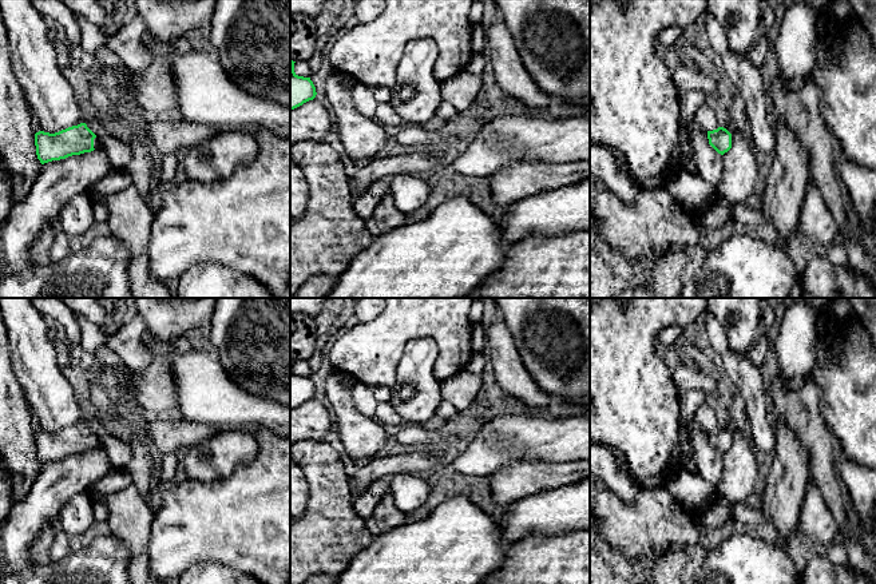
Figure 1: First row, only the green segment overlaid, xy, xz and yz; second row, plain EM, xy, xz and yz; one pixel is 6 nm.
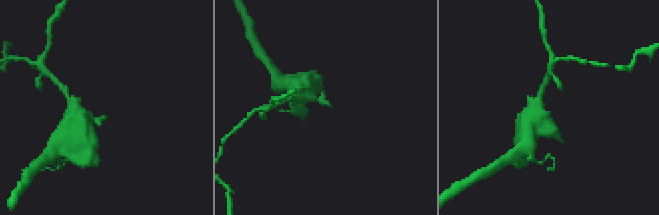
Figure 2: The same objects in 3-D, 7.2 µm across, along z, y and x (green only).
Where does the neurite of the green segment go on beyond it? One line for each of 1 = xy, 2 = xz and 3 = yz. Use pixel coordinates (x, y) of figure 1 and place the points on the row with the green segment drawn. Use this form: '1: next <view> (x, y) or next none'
1: next xy (98, 142)
2: next none
3: next none

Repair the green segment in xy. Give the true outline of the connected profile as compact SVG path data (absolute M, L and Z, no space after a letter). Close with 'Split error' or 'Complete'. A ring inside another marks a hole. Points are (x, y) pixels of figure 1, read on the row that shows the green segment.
M86 123L68 127L55 134L39 131L35 134L36 155L41 164L66 159L72 155L91 152L103 146Z. Split error

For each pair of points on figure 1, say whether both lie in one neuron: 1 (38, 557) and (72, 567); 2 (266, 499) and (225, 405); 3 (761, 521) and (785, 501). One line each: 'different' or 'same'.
1: different
2: different
3: different

